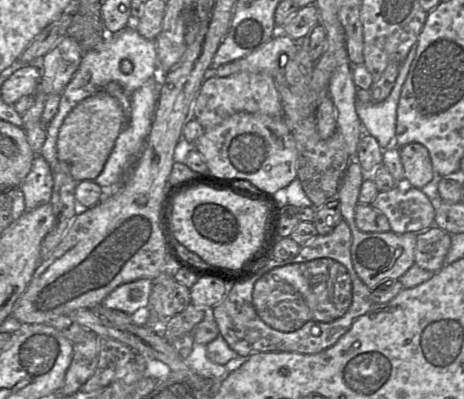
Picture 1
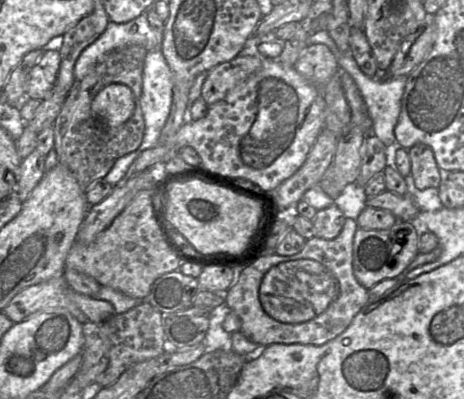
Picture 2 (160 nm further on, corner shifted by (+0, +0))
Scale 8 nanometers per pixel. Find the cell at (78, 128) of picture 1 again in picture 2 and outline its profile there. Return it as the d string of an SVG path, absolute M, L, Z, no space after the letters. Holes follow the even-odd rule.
M112 83L102 88L91 102L91 110L107 129L125 123L135 107L131 89L125 84Z

